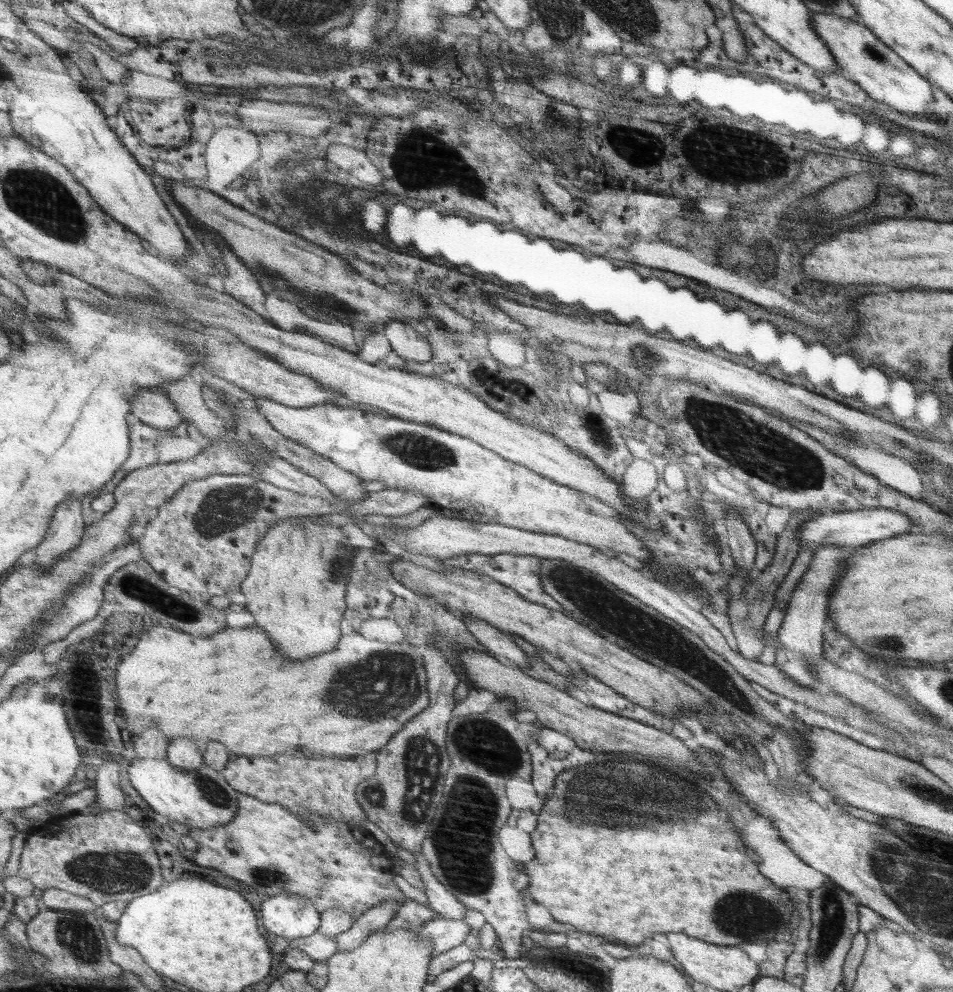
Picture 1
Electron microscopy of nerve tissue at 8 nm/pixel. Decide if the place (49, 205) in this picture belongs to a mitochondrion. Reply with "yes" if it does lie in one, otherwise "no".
yes

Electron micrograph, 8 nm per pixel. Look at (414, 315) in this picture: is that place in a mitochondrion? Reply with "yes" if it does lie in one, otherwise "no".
no

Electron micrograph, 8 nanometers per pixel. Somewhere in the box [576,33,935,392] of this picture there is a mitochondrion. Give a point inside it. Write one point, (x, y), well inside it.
(873, 52)

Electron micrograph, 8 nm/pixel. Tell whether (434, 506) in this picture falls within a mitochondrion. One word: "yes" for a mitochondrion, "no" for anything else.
no

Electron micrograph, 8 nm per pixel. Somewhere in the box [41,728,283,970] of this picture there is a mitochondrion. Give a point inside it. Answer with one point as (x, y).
(109, 873)

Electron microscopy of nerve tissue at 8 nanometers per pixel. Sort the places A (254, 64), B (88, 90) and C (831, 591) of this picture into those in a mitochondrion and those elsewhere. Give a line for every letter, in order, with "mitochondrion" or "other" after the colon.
A: other
B: other
C: other

